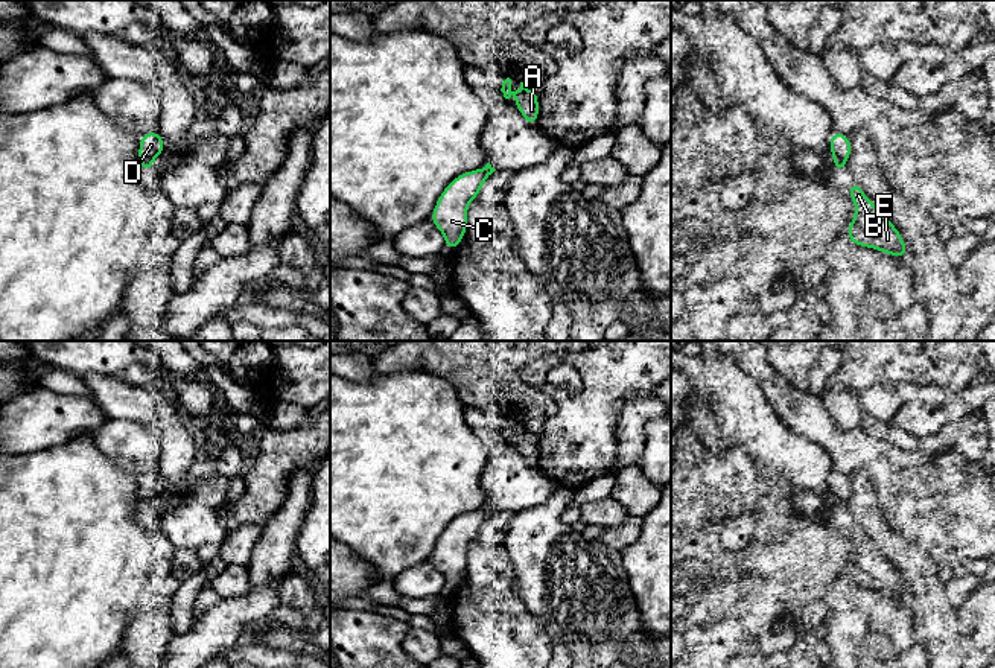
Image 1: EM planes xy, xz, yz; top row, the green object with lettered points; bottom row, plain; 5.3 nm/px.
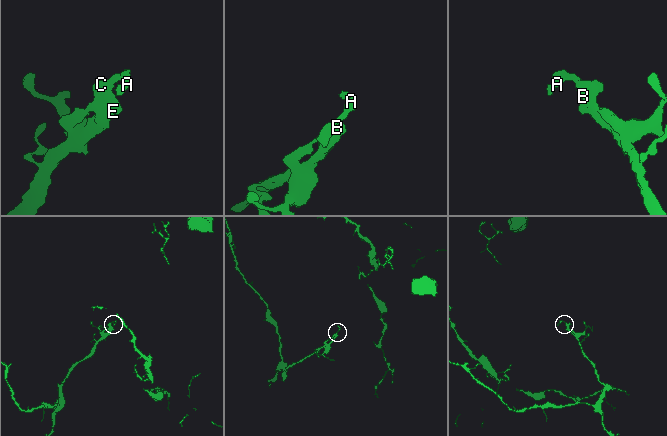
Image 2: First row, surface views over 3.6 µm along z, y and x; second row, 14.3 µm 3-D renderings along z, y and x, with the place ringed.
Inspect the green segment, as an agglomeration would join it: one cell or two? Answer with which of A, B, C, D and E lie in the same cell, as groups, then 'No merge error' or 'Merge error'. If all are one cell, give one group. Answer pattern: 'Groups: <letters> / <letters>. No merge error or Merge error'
Groups: A C D / B E. Merge error

